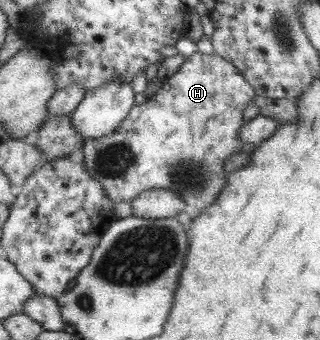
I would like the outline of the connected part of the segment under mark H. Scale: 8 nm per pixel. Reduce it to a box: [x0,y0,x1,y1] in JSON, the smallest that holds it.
[79,53,258,214]

